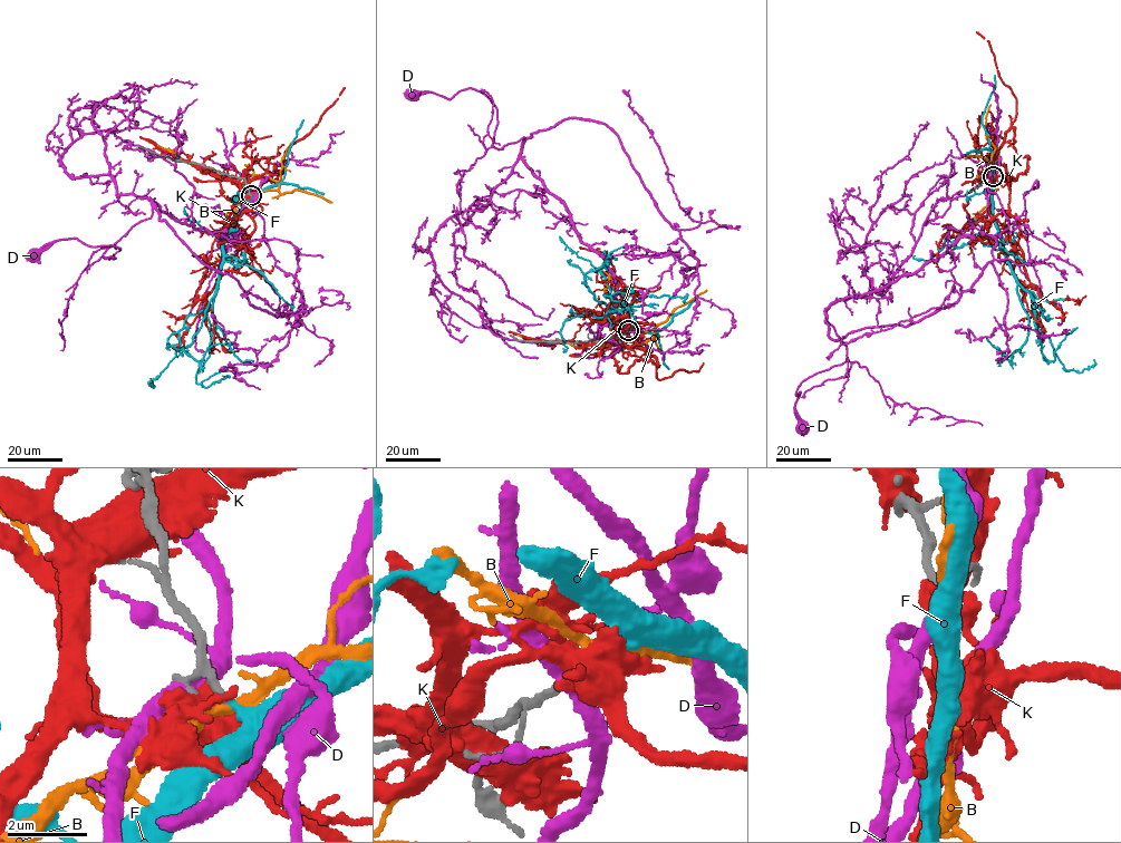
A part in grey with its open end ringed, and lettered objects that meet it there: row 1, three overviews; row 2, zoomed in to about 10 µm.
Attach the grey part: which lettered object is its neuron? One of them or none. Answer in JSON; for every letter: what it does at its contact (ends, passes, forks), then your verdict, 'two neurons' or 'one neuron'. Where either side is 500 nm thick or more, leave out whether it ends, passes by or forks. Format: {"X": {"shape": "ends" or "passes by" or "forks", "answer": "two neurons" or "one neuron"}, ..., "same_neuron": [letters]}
{"B": {"shape": "passes by", "answer": "two neurons"}, "D": {"shape": "passes by", "answer": "two neurons"}, "F": {"shape": "ends", "answer": "one neuron"}, "K": {"answer": "two neurons"}, "same_neuron": ["F"]}

